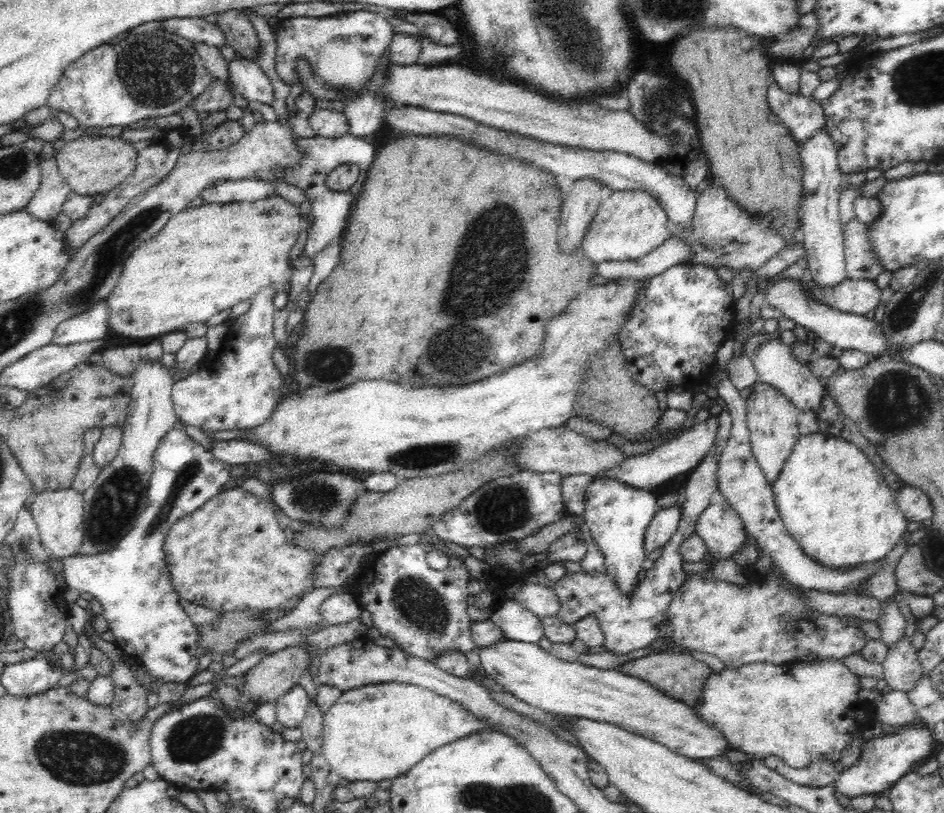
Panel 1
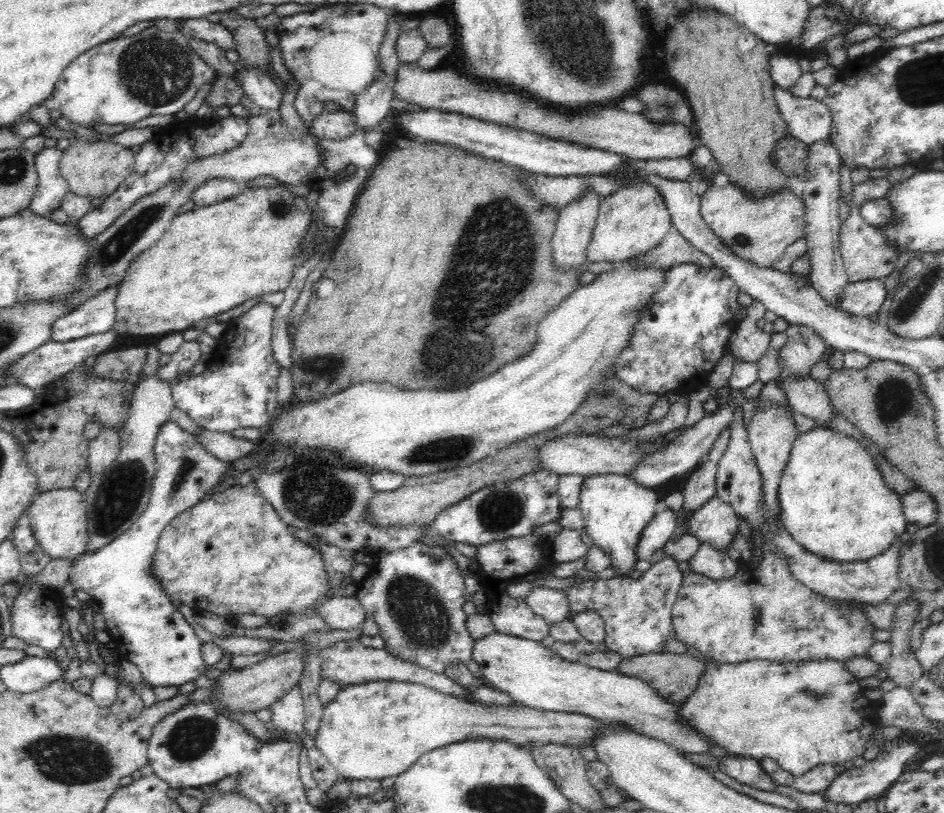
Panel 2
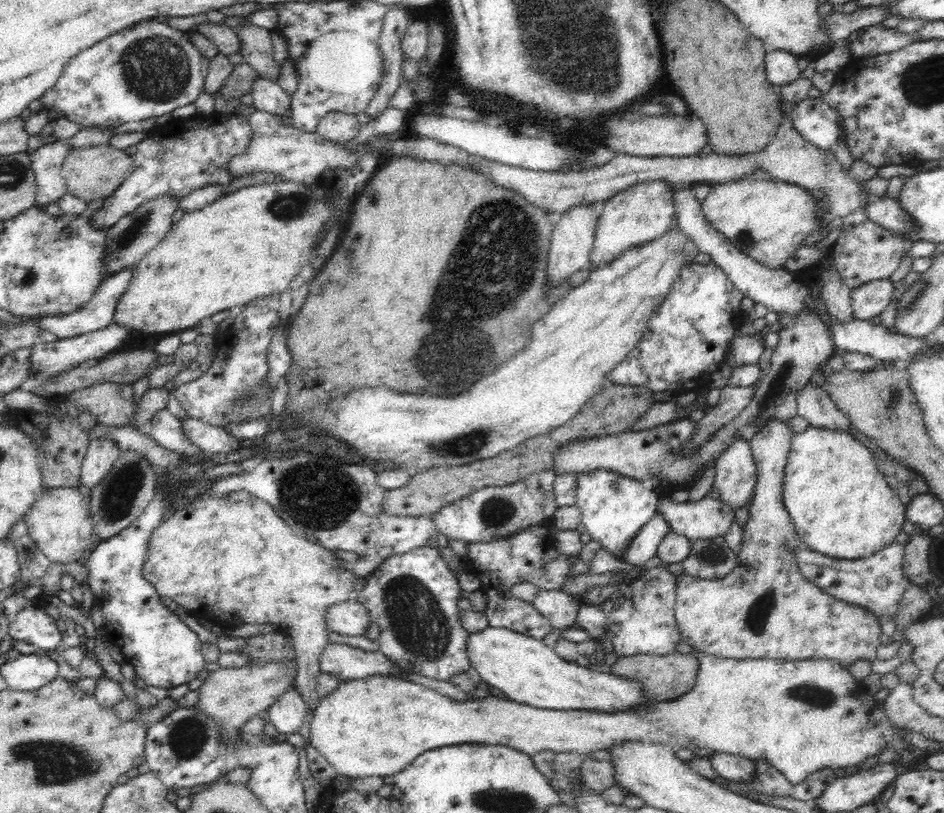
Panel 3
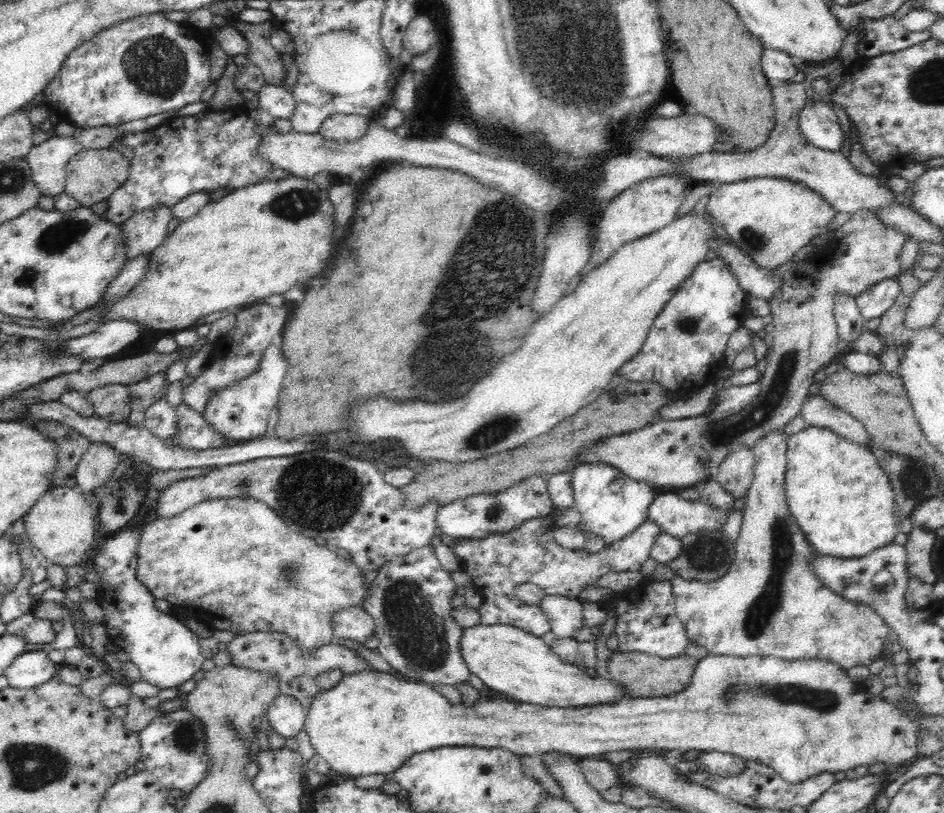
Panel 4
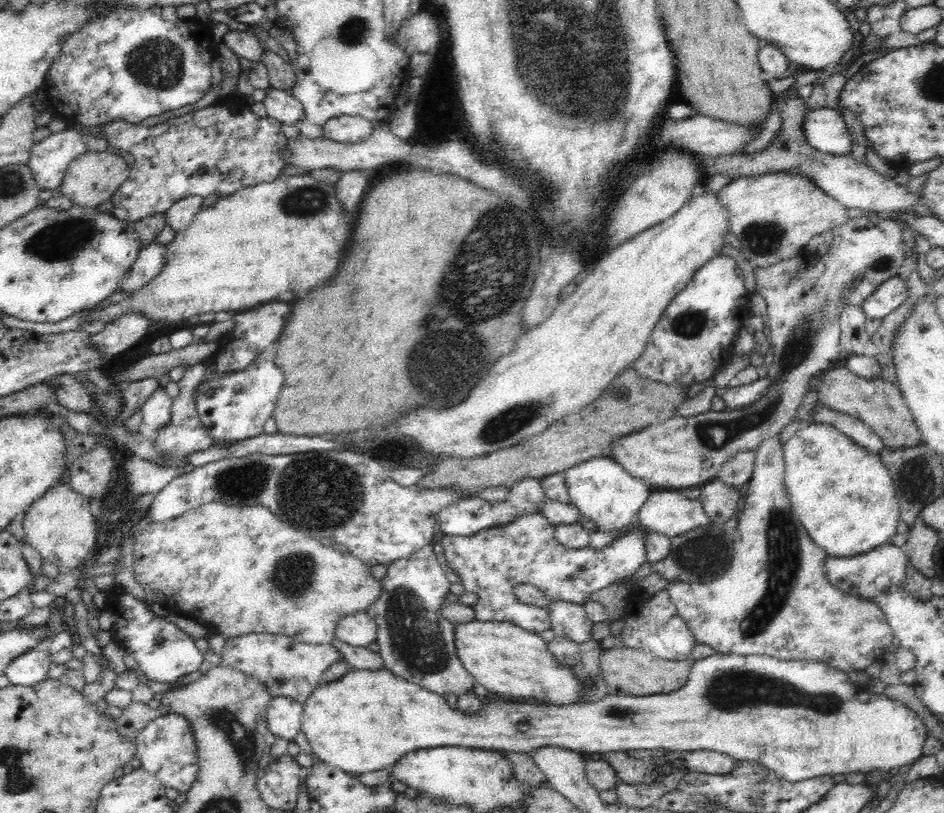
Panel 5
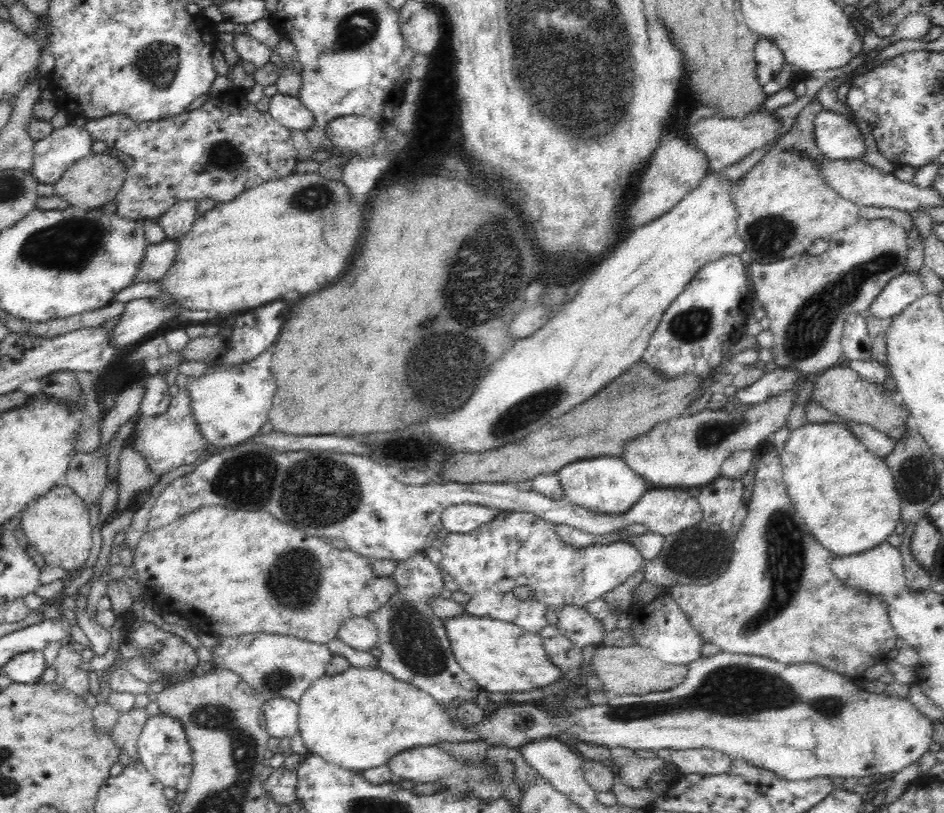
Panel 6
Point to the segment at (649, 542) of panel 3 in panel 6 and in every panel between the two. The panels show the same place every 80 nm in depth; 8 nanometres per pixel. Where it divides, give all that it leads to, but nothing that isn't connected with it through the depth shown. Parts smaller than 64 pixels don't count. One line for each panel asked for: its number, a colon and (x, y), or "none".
4: (496, 564)
5: (490, 563)
6: (514, 549)

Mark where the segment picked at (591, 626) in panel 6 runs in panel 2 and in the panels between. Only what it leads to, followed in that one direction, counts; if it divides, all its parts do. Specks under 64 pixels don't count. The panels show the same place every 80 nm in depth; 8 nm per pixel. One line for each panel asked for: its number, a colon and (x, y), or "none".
2: (551, 604)
3: (561, 609)
4: (564, 615)
5: (568, 620)

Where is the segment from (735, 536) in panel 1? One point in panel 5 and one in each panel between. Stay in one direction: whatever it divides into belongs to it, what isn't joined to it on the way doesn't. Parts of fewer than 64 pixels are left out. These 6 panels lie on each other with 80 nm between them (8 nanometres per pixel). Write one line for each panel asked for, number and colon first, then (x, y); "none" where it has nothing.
2: (715, 523)
3: (707, 518)
4: (676, 516)
5: (670, 513)

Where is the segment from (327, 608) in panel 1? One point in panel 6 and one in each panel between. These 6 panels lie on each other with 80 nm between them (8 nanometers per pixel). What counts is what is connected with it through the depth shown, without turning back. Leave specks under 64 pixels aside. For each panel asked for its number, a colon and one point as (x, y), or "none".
2: (340, 612)
3: (349, 617)
4: (354, 623)
5: (359, 629)
6: (360, 633)

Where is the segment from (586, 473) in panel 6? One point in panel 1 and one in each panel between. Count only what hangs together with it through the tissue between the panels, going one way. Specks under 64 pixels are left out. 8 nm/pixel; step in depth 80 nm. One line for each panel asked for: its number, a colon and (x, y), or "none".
1: (617, 515)
2: (615, 509)
3: (613, 507)
4: (612, 505)
5: (610, 498)

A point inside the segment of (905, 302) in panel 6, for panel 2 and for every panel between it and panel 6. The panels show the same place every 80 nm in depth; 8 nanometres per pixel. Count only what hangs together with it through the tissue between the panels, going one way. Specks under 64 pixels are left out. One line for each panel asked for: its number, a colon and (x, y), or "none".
2: (863, 298)
3: (869, 300)
4: (874, 302)
5: (888, 297)

